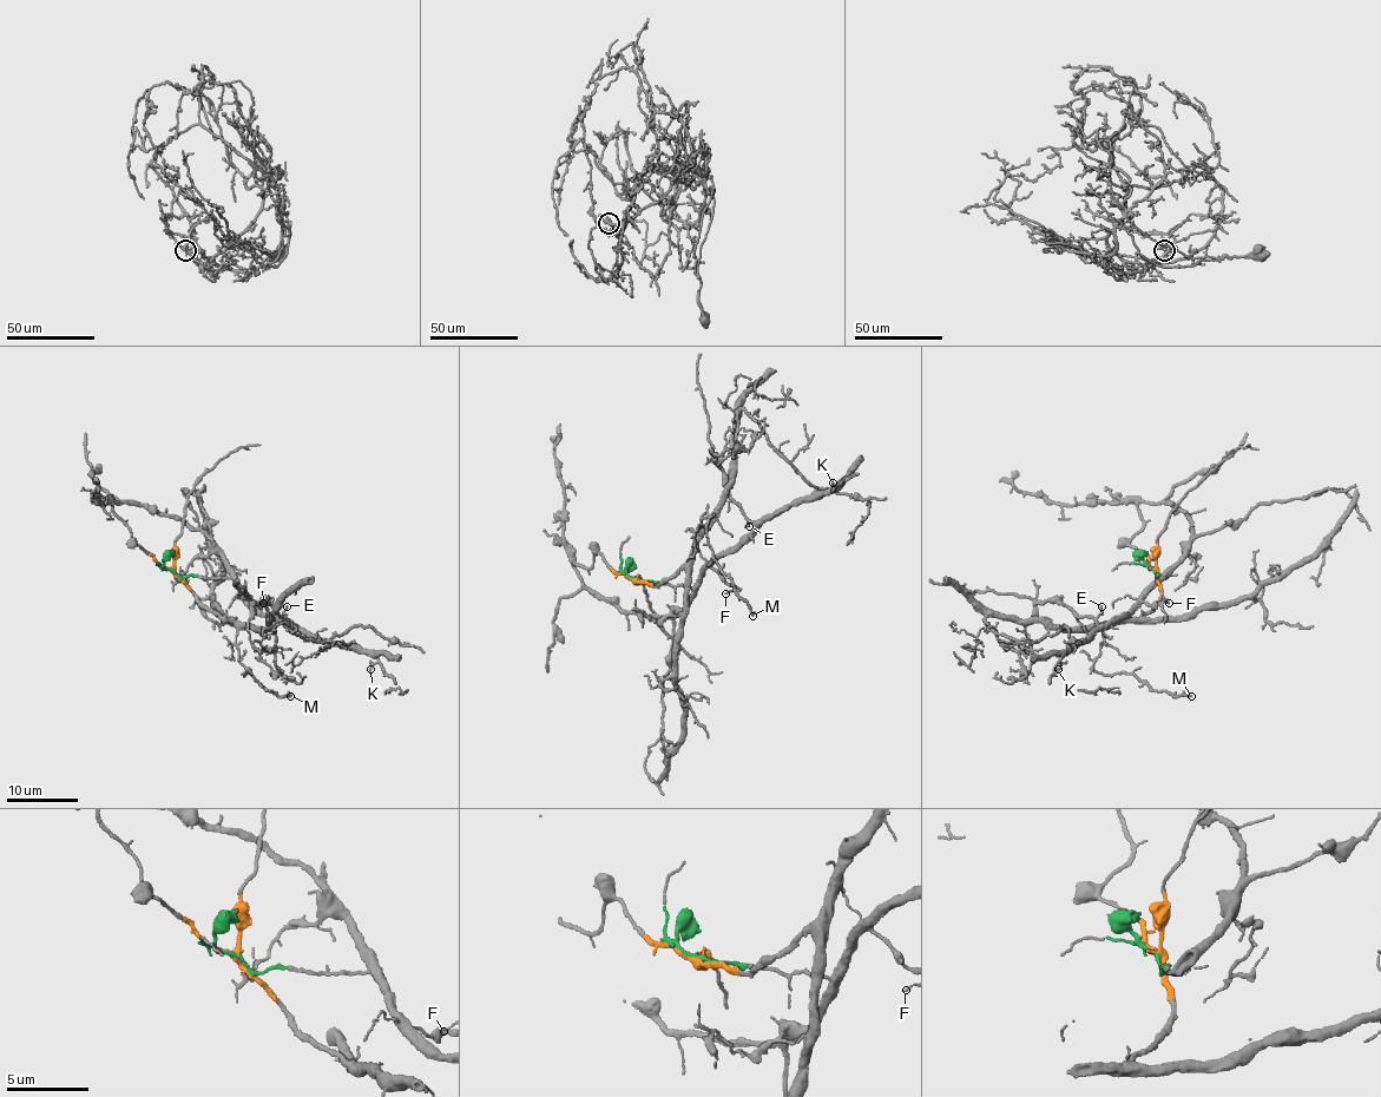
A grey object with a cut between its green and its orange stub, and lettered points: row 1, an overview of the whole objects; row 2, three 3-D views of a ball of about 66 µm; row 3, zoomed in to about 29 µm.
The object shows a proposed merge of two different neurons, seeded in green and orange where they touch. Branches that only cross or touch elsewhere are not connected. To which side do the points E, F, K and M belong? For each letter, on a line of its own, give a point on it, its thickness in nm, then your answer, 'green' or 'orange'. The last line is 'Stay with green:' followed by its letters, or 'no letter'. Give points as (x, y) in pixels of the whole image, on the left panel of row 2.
E: at (287, 606); 90 nm thick; green
F: at (263, 603); 80 nm thick; green
K: at (370, 669); 90 nm thick; green
M: at (290, 696); 180 nm thick; orange
Stay with green: E, F, K

